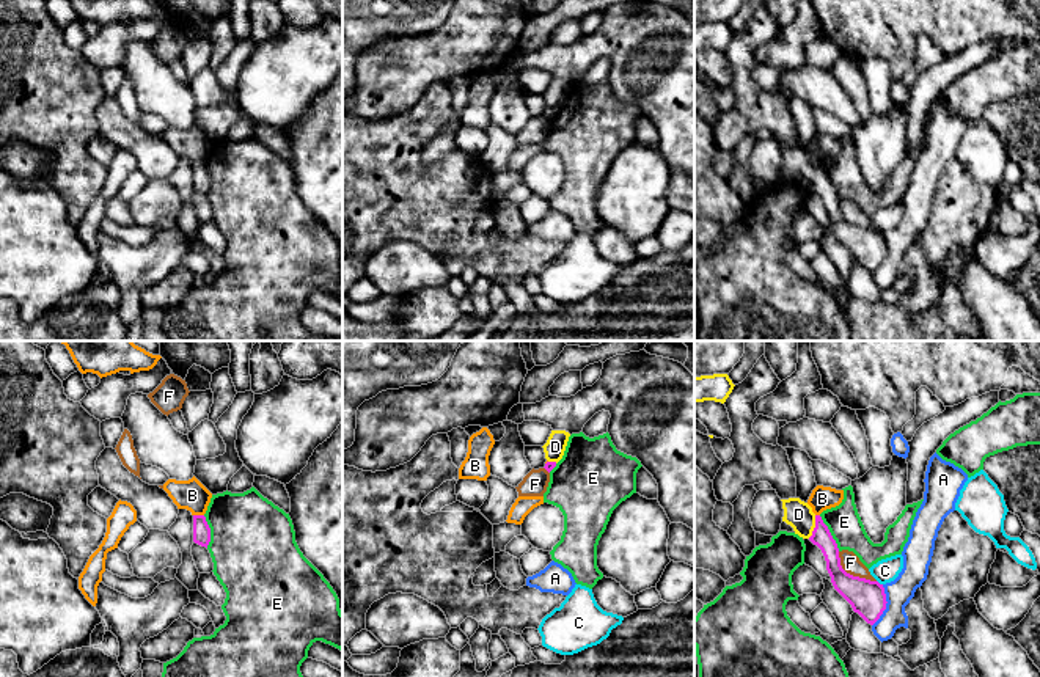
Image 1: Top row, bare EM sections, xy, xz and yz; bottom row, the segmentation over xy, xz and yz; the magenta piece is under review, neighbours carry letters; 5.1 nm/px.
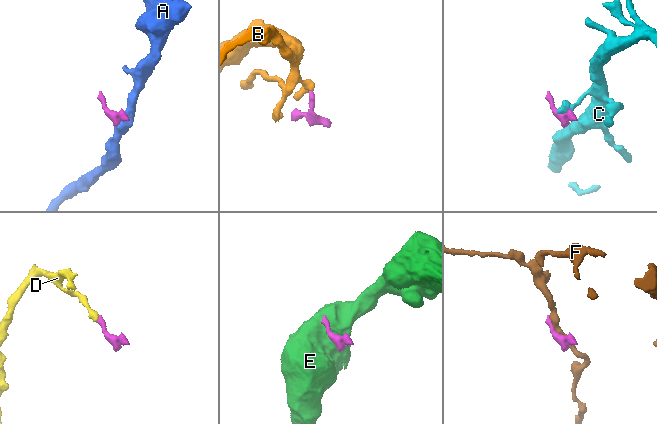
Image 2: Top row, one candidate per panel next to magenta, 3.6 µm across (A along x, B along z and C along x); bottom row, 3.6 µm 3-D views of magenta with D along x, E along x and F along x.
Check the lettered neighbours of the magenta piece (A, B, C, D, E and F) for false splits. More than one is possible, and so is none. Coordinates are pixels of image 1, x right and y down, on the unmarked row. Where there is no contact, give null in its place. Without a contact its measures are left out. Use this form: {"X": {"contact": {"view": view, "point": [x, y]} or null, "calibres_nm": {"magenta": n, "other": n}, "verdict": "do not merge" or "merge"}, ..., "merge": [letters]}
{"A": {"contact": {"view": "yz", "point": [885, 253]}, "calibres_nm": {"magenta": 180, "other": 140}, "verdict": "do not merge"}, "B": {"contact": {"view": "xy", "point": [198, 164]}, "calibres_nm": {"magenta": 100, "other": 160}, "verdict": "do not merge"}, "C": {"contact": {"view": "yz", "point": [878, 231]}, "calibres_nm": {"magenta": 180, "other": 120}, "verdict": "do not merge"}, "D": {"contact": {"view": "yz", "point": [816, 175]}, "calibres_nm": {"magenta": 100, "other": 140}, "verdict": "merge"}, "E": {"contact": {"view": "yz", "point": [830, 181]}, "calibres_nm": {"magenta": 100, "other": 170}, "verdict": "do not merge"}, "F": {"contact": {"view": "yz", "point": [852, 223]}, "calibres_nm": {"magenta": 180, "other": 100}, "verdict": "do not merge"}, "merge": ["D"]}

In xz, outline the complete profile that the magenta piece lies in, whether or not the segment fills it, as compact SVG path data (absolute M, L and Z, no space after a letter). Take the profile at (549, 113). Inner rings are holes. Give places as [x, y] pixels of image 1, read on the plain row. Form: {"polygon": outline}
{"polygon": "M551 79L547 91L542 94L545 101L545 118L550 121L562 107L570 82L566 79Z"}

